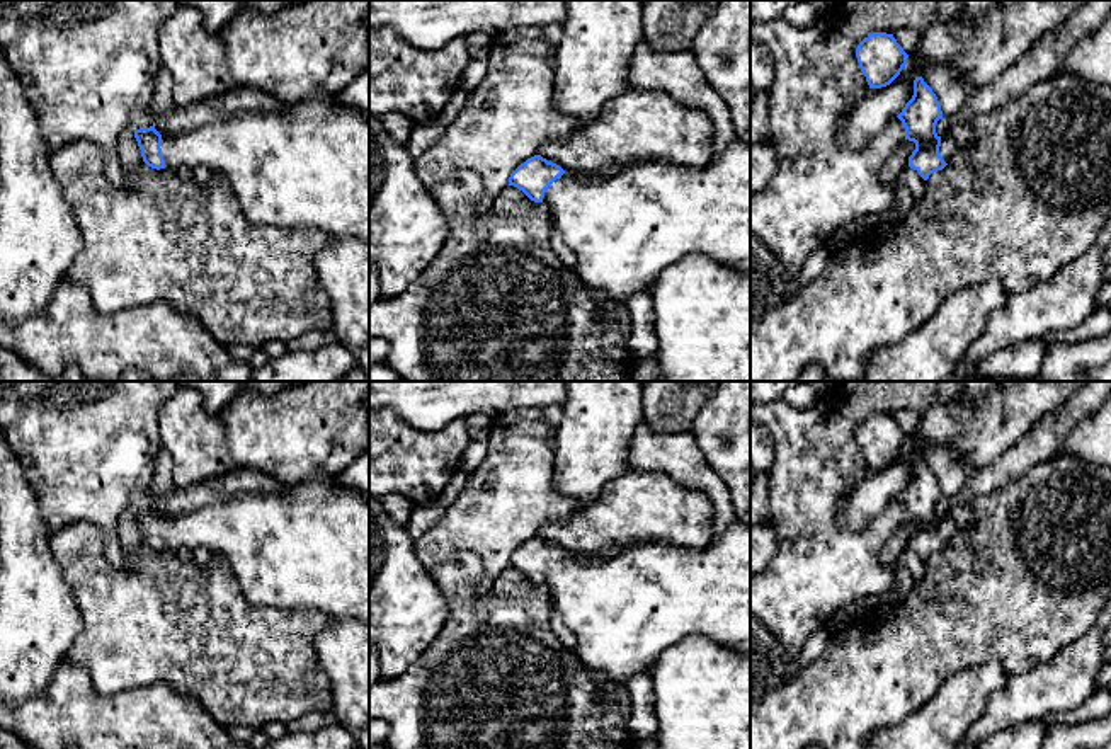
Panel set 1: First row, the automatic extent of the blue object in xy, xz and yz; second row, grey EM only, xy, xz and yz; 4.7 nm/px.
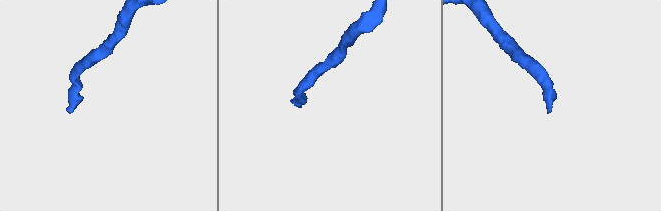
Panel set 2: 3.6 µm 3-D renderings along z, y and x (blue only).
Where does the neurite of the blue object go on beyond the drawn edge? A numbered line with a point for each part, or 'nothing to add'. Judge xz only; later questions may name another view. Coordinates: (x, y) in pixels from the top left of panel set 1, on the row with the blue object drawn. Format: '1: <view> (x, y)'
1: xz (626, 230)

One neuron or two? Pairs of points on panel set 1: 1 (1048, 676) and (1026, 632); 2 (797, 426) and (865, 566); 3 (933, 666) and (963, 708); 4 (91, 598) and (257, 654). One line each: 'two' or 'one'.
1: two
2: one
3: two
4: one

